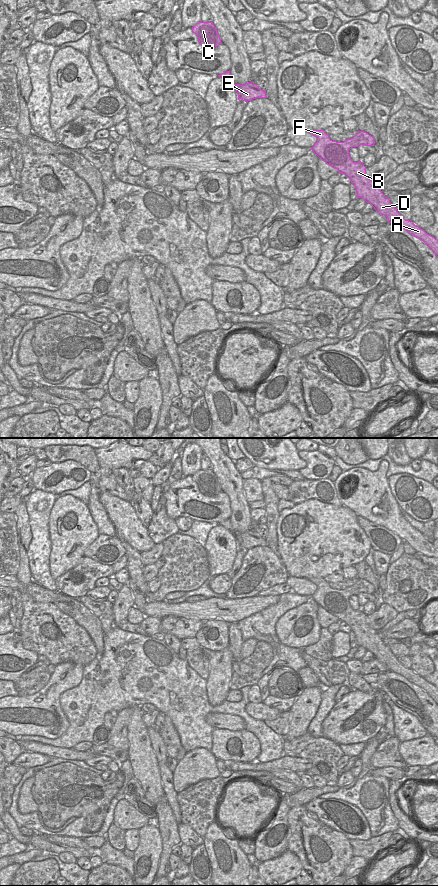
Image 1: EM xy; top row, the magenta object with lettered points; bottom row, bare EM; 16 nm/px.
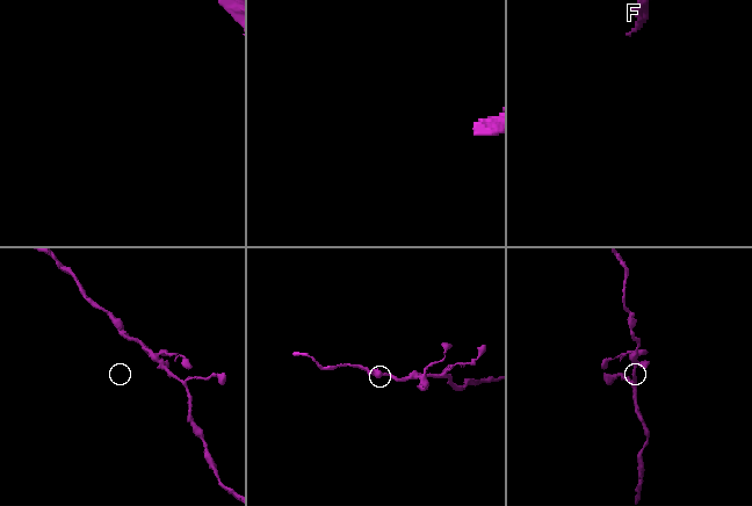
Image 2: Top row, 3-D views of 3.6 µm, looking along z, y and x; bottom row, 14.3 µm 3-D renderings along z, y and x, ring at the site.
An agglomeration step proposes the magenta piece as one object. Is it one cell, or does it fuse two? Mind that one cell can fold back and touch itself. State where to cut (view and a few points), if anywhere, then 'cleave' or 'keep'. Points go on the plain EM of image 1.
cut none; keep

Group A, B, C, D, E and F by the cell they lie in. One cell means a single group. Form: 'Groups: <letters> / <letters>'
Groups: A B C D E F.

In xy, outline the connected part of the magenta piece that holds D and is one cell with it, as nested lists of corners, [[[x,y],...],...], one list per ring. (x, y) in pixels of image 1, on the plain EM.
[[[307,578],[317,586],[317,590],[311,598],[331,615],[337,617],[339,622],[345,622],[354,632],[357,646],[370,651],[381,663],[387,665],[388,670],[402,675],[411,683],[419,686],[435,701],[438,706],[438,688],[427,682],[423,677],[415,673],[411,668],[405,668],[379,637],[379,633],[369,627],[366,615],[359,610],[353,610],[349,604],[349,598],[359,593],[374,594],[374,586],[364,579],[344,590],[332,589],[324,578]]]

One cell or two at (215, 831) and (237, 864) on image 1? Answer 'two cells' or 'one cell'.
one cell

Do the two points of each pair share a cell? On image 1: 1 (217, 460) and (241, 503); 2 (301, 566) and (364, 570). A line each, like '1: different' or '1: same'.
1: same
2: different

